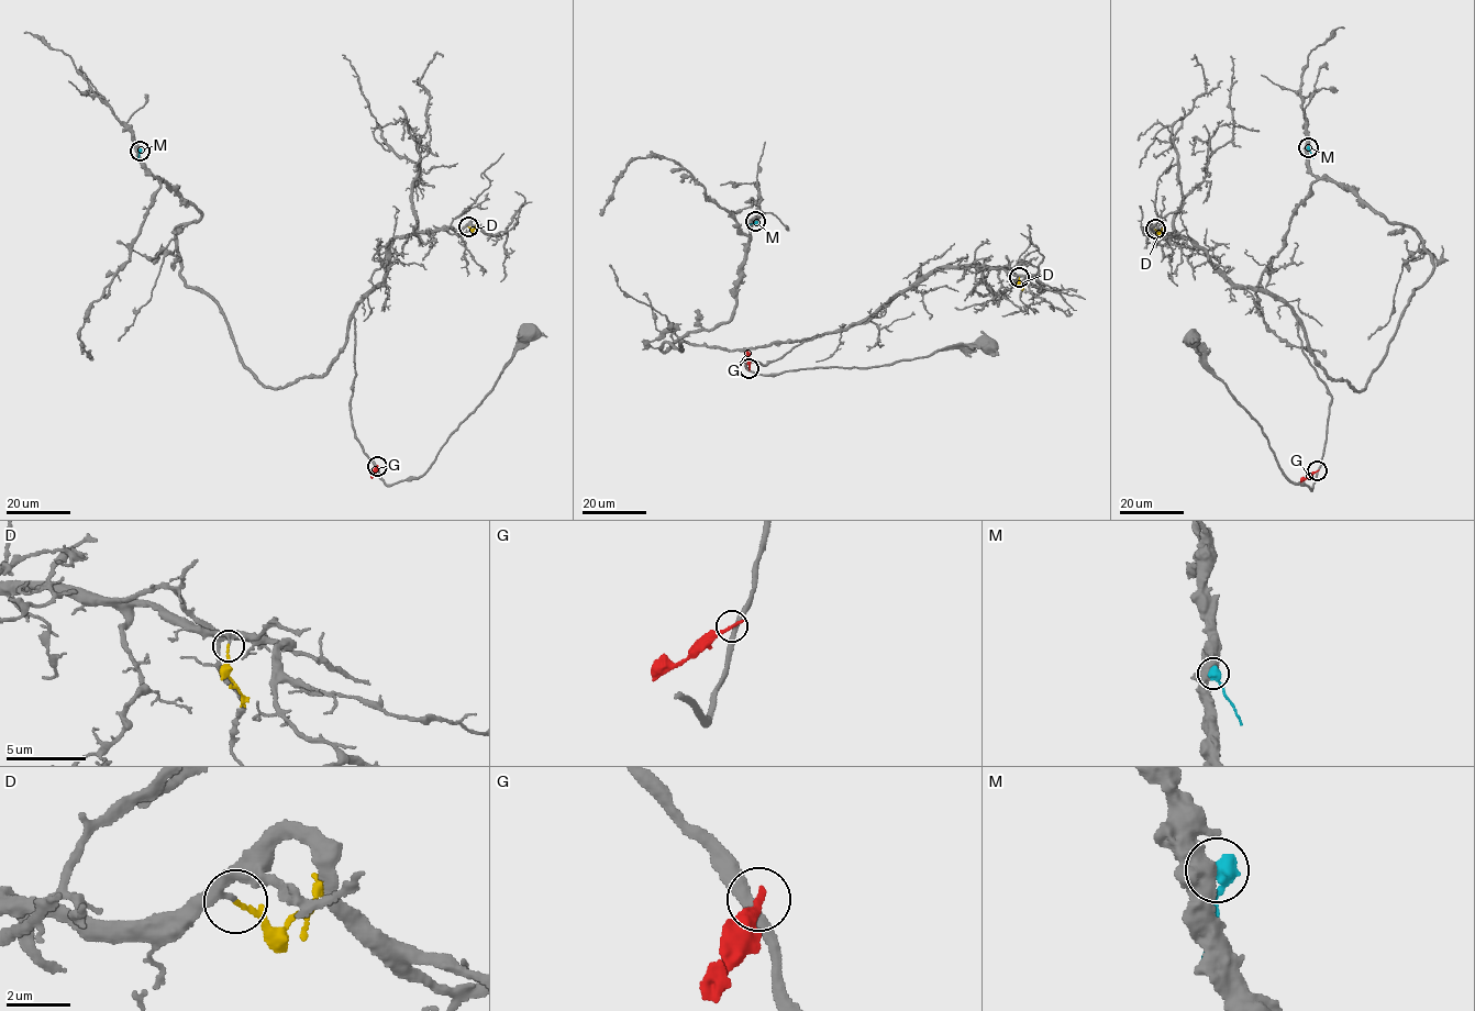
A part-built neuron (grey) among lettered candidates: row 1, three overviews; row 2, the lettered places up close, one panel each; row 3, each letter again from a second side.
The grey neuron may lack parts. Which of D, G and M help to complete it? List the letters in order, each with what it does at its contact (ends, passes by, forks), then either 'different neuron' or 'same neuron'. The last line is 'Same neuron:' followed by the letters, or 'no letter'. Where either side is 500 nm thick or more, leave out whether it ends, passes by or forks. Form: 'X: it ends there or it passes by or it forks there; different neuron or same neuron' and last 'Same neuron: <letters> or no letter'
D: it passes by; same neuron
G: it ends there; different neuron
M: different neuron
Same neuron: D

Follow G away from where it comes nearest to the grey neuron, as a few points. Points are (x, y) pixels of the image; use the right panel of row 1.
G: (1317, 470), (1300, 481)

